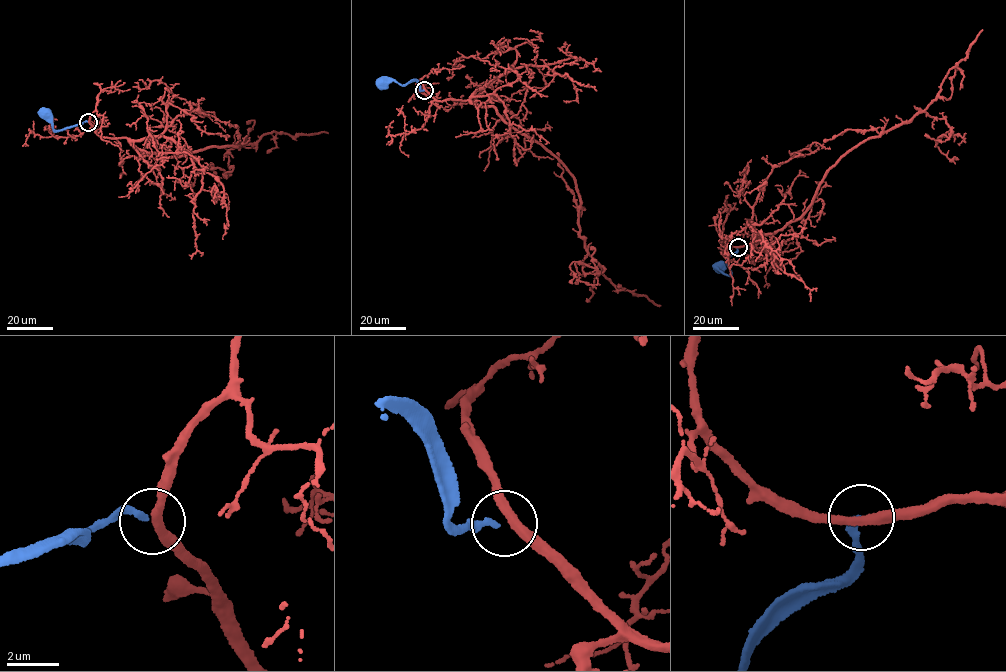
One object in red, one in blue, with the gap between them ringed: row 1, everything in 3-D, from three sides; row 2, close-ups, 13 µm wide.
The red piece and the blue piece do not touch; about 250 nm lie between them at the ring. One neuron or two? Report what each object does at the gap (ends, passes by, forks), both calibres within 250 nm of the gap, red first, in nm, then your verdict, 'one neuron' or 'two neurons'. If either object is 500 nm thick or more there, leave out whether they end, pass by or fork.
red passes by; blue ends; calibres 360 and 220 nm; two neurons

